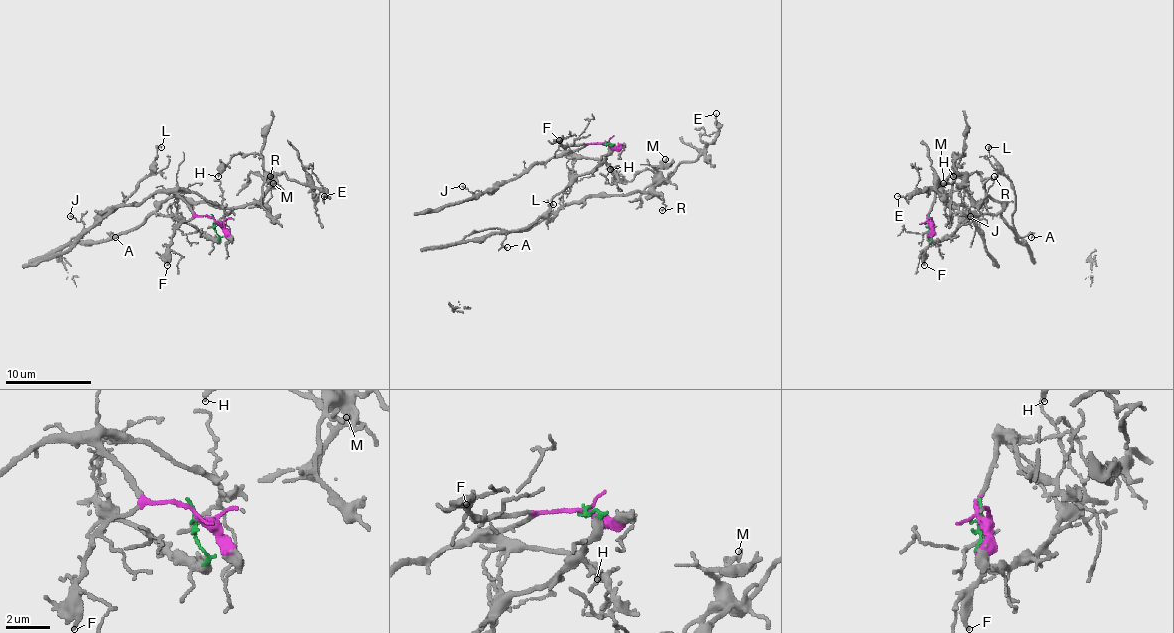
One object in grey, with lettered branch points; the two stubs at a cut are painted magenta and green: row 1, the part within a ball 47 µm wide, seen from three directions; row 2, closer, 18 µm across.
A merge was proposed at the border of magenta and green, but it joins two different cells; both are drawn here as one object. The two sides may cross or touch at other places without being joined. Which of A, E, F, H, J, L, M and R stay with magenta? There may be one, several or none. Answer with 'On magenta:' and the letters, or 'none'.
On magenta: F, J

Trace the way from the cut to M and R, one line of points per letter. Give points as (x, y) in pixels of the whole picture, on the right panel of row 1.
M: (929, 220), (927, 235), (944, 239), (970, 216), (1002, 205), (987, 196), (979, 207), (962, 179), (942, 183)
R: (929, 220), (927, 235), (944, 239), (970, 216), (1000, 211), (1002, 205), (990, 196), (977, 205), (994, 177)

